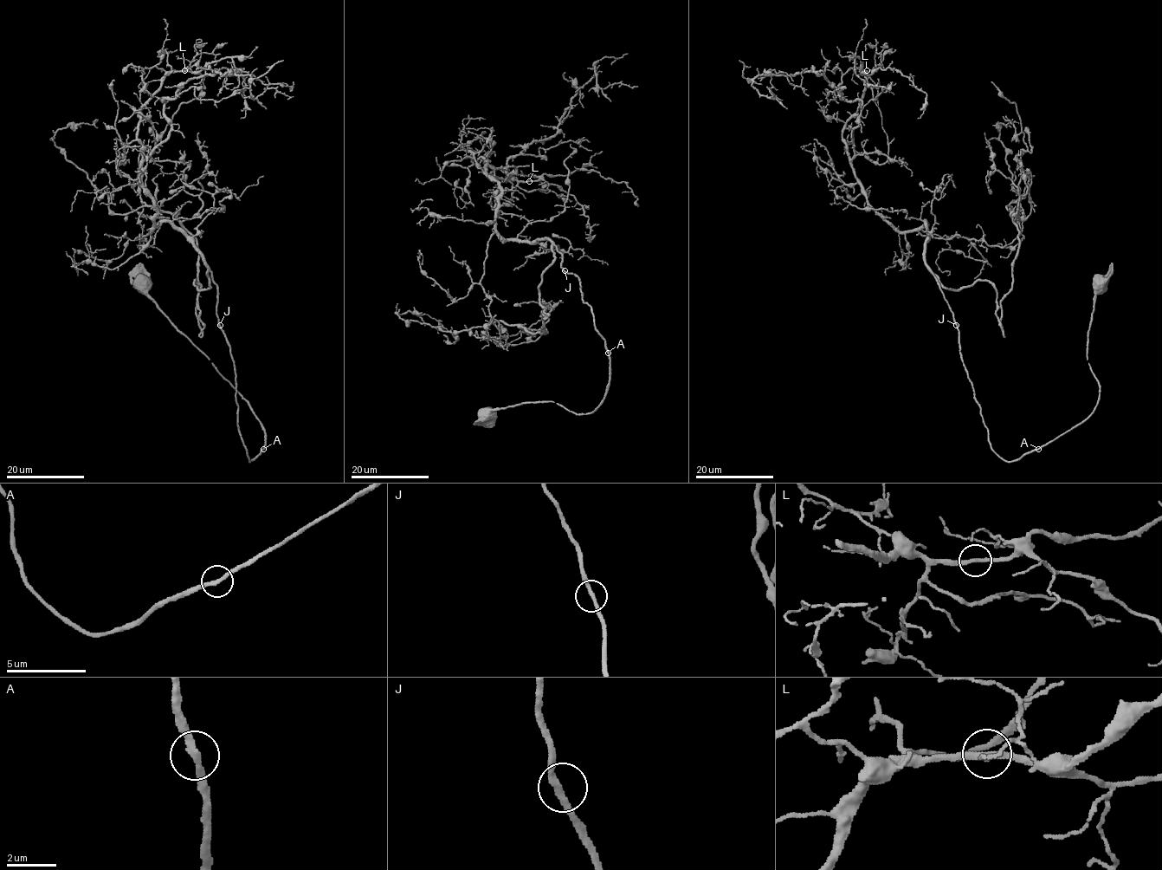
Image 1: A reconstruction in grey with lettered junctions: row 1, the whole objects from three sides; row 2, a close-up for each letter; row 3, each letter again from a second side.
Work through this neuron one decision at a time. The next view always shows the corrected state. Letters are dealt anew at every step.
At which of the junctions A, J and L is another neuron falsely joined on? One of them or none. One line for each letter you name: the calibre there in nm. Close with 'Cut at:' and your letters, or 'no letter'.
A: 240 nm
Cut at: A

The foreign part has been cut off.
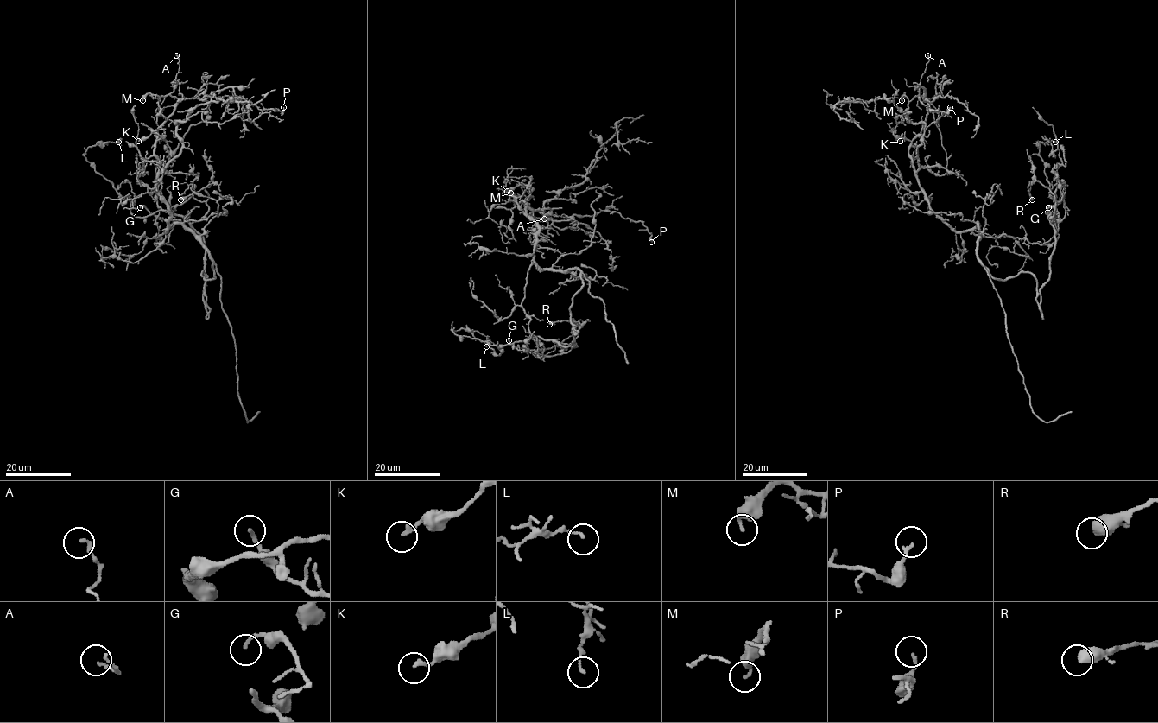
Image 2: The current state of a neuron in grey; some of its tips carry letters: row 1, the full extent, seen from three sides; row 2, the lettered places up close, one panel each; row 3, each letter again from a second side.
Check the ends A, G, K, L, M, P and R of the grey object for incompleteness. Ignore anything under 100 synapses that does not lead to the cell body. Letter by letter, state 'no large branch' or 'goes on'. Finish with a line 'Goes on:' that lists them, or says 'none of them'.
A: no large branch
G: no large branch
K: no large branch
L: no large branch
M: no large branch
P: no large branch
R: no large branch
Goes on: none of them

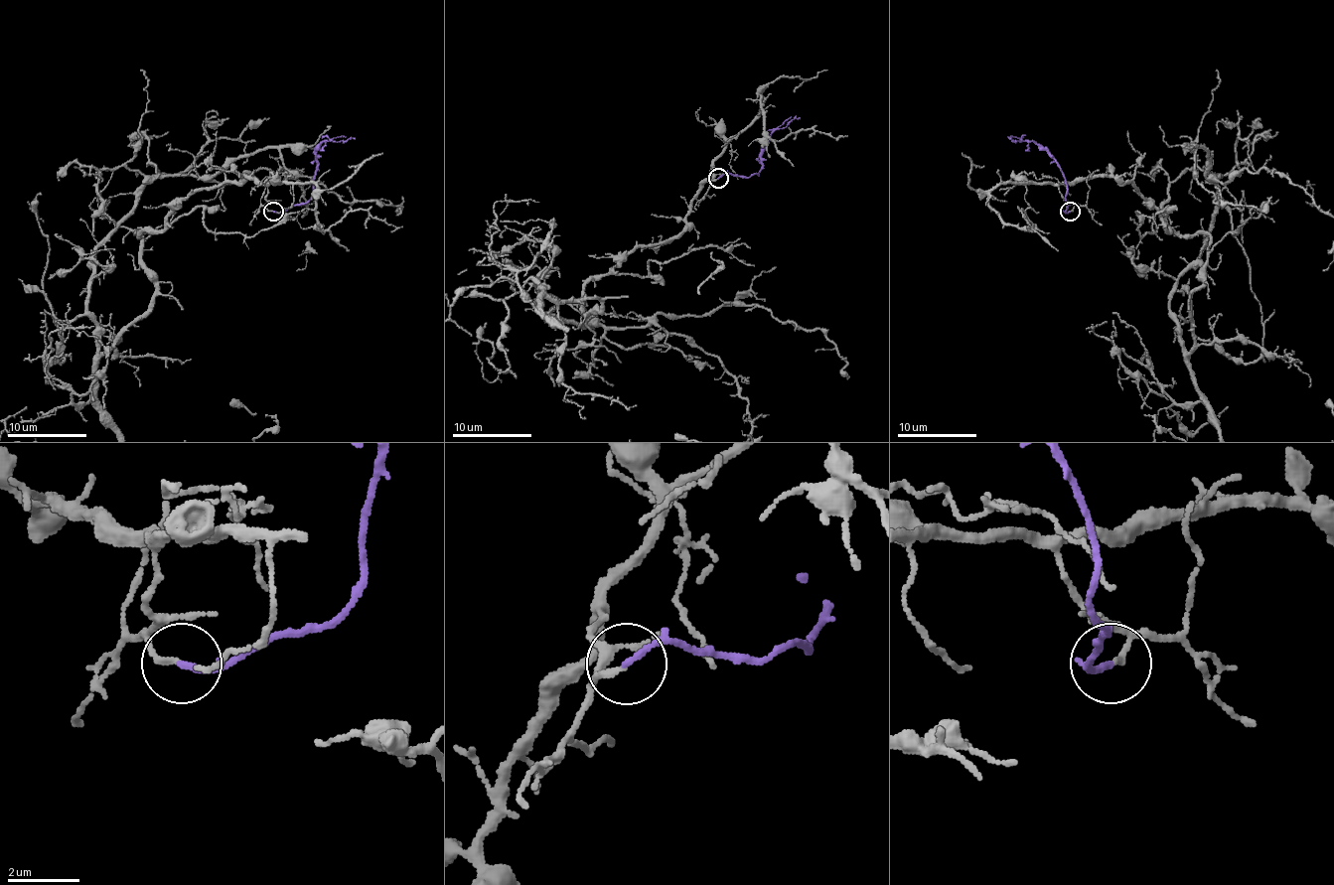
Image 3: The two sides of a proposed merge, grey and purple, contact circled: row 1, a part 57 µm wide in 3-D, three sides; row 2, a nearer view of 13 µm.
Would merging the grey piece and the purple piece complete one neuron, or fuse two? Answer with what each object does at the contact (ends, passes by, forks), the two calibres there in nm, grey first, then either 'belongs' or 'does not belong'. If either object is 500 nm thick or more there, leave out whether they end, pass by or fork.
grey ends | purple ends | 150/160 nm | belongs

